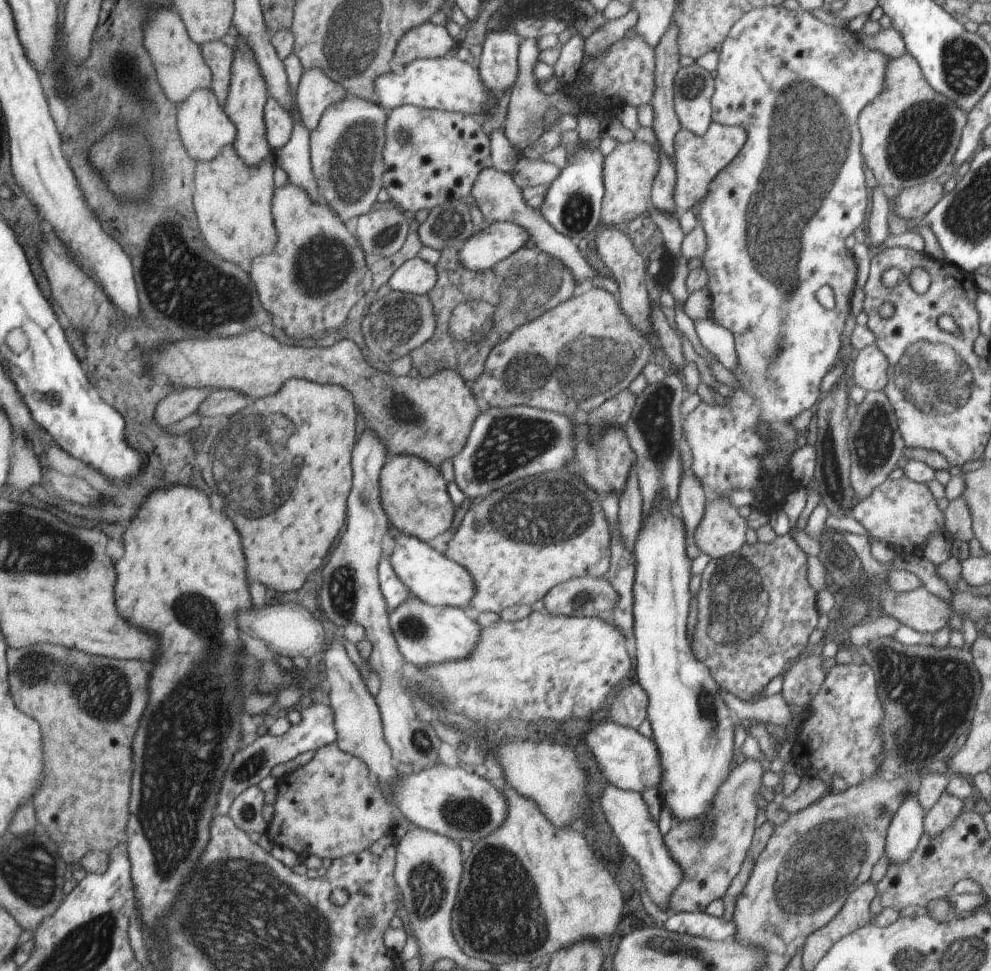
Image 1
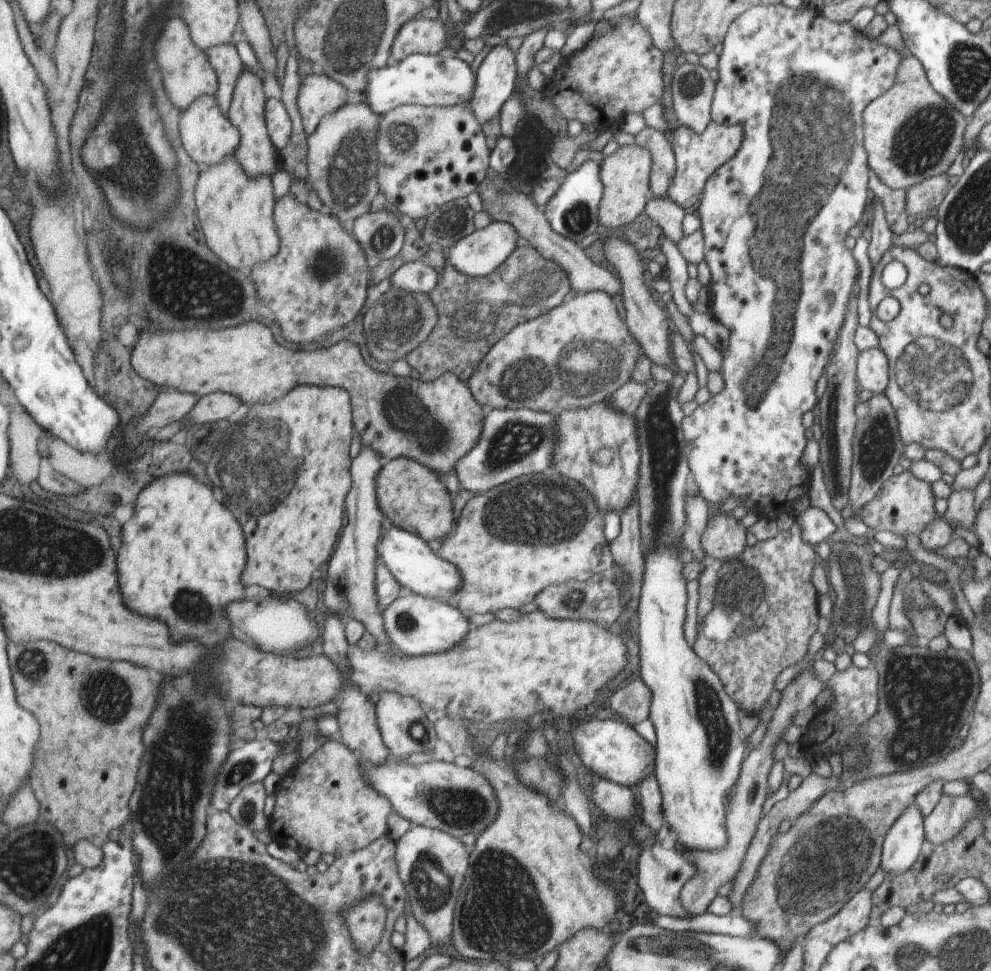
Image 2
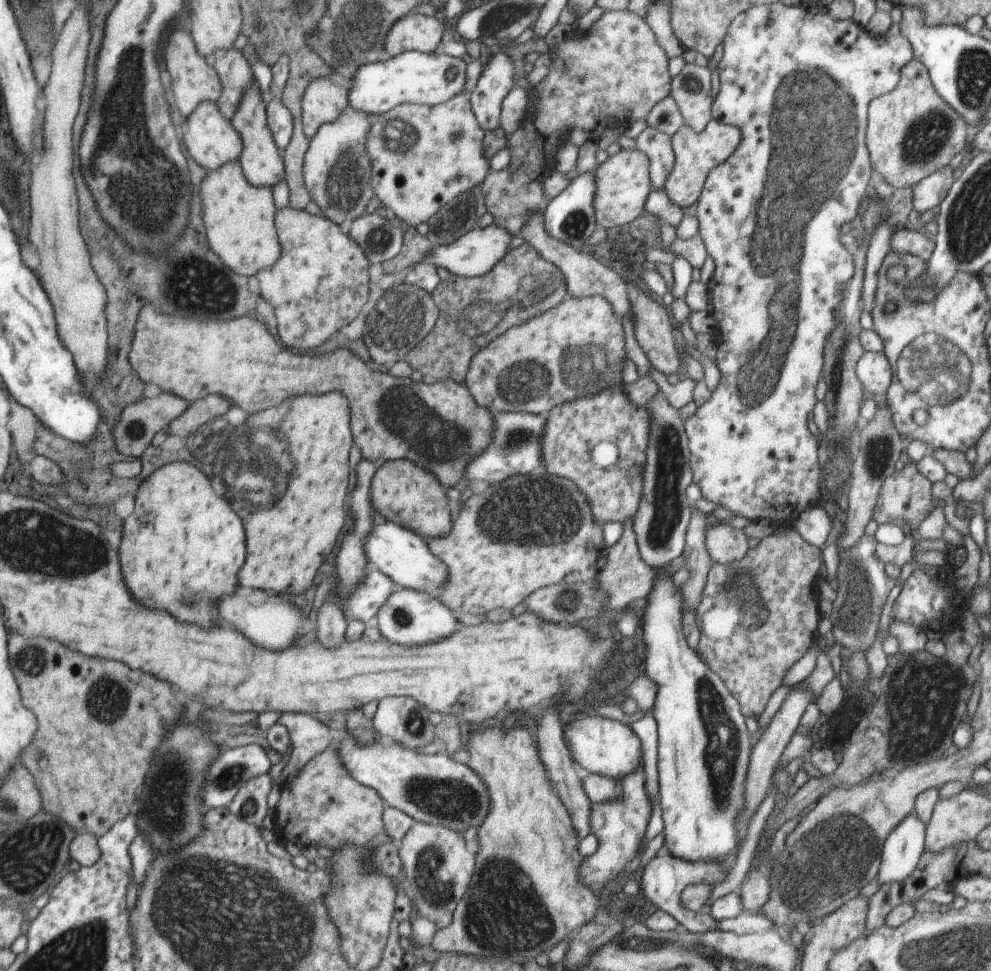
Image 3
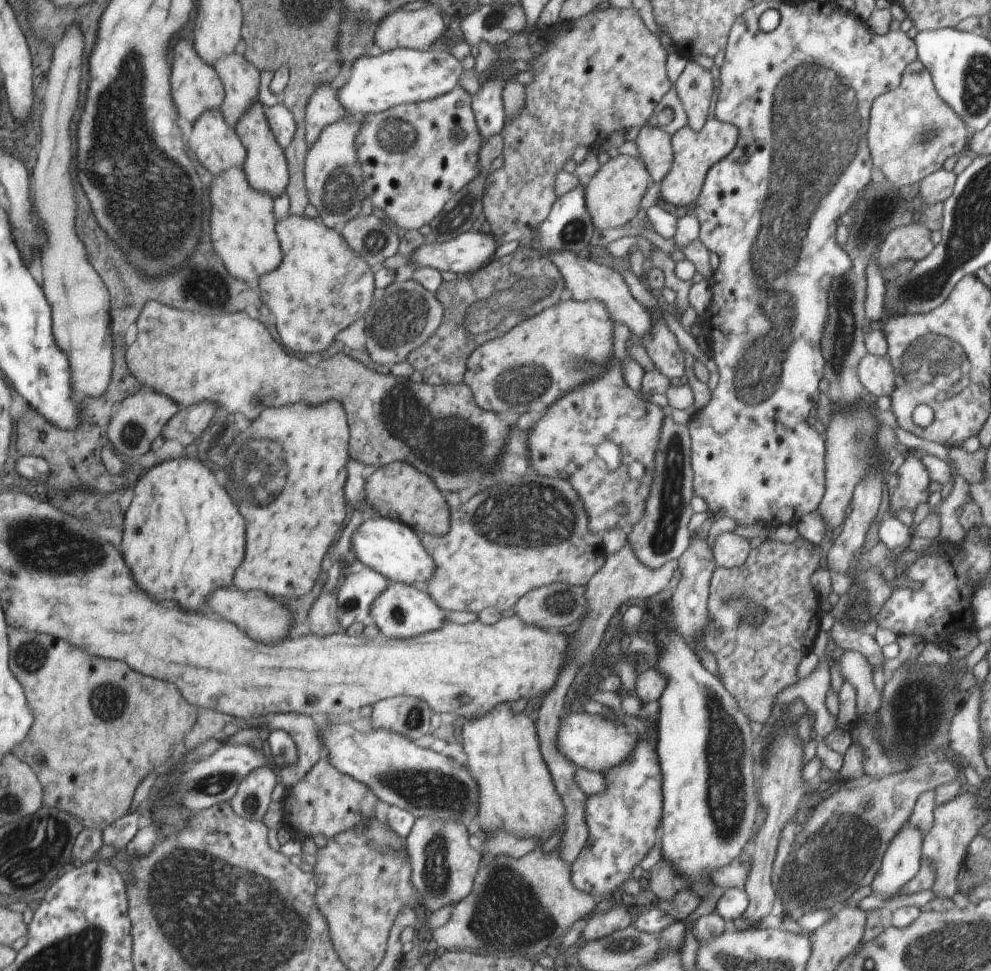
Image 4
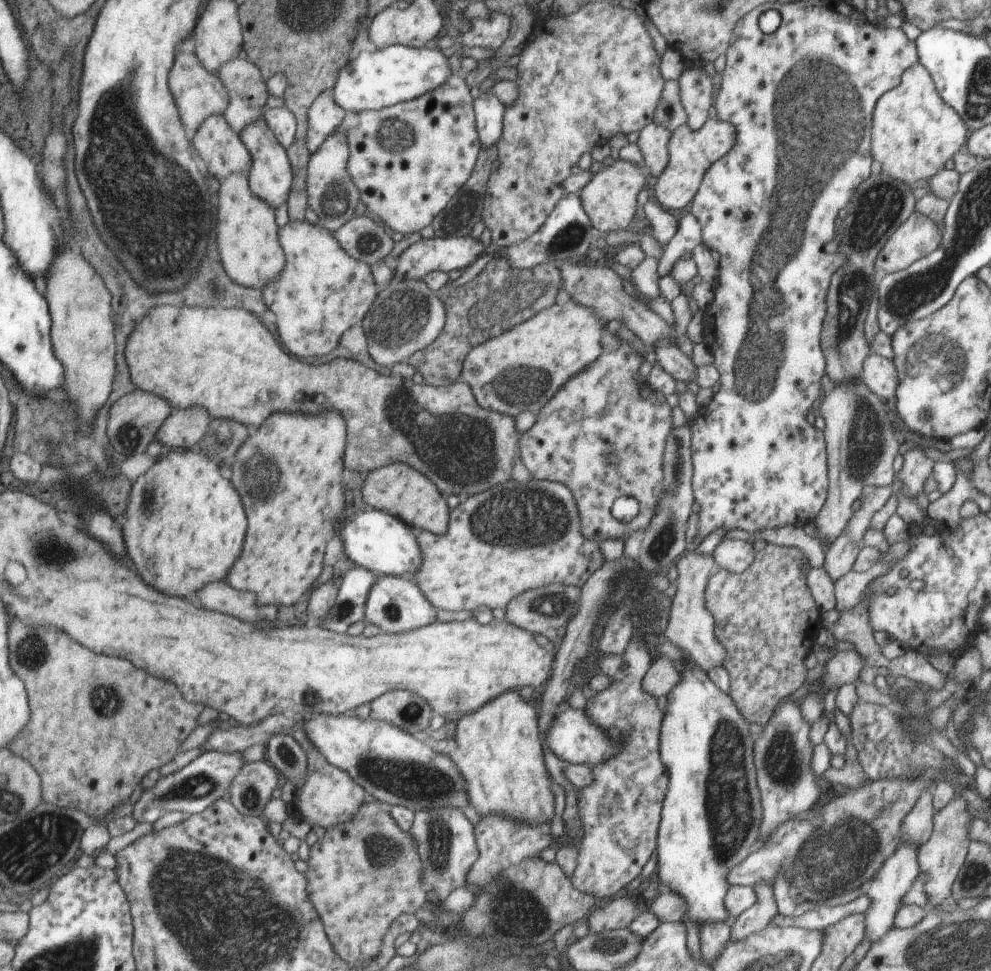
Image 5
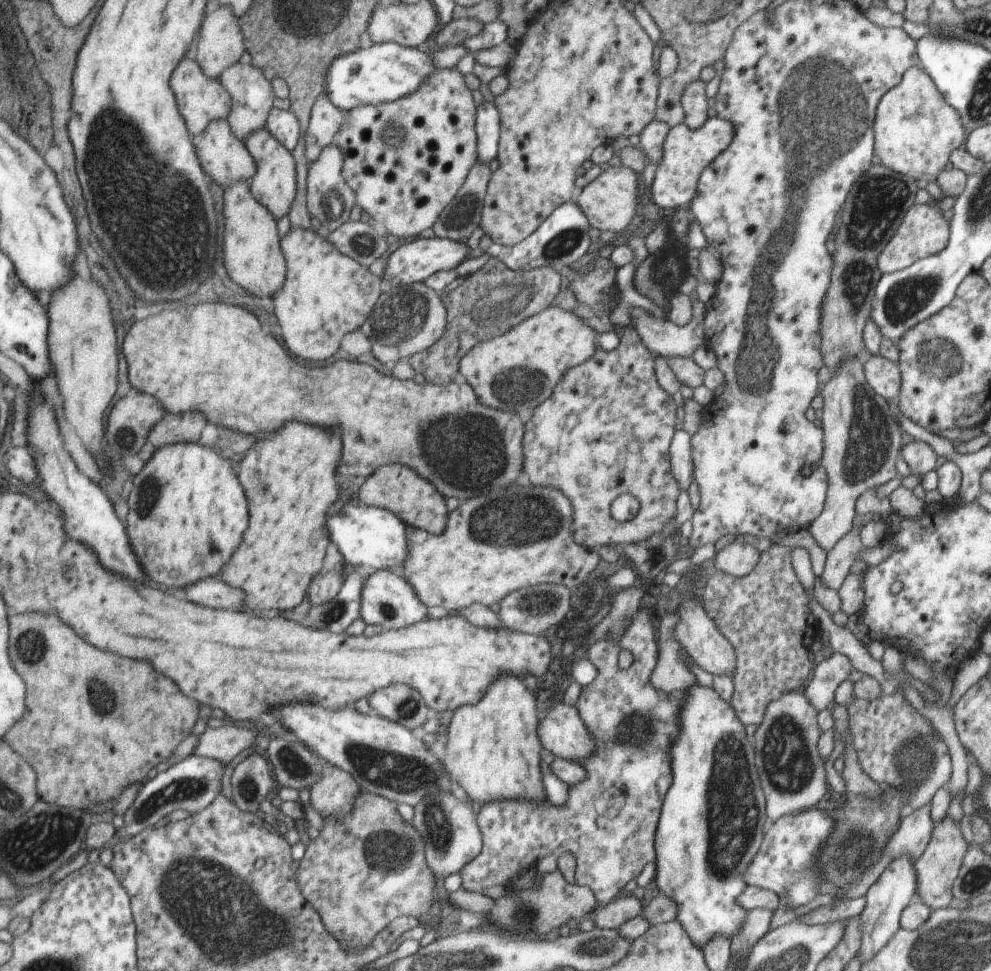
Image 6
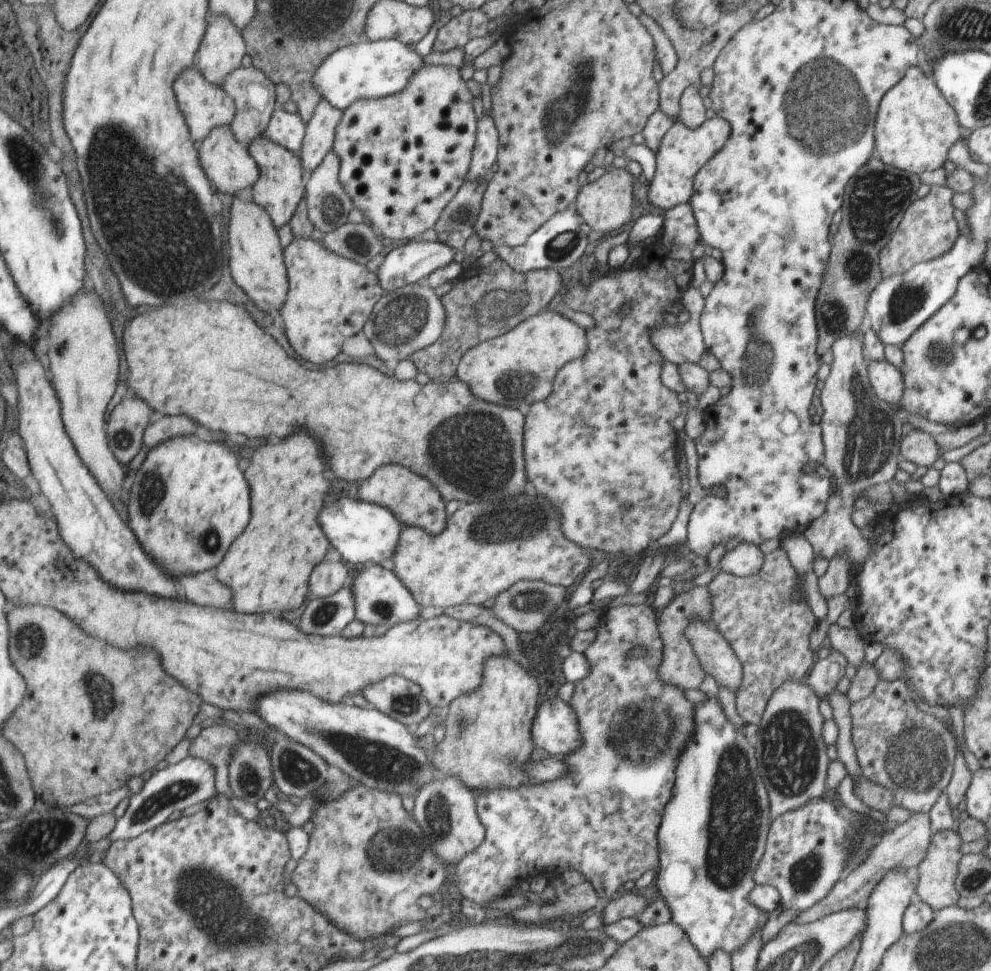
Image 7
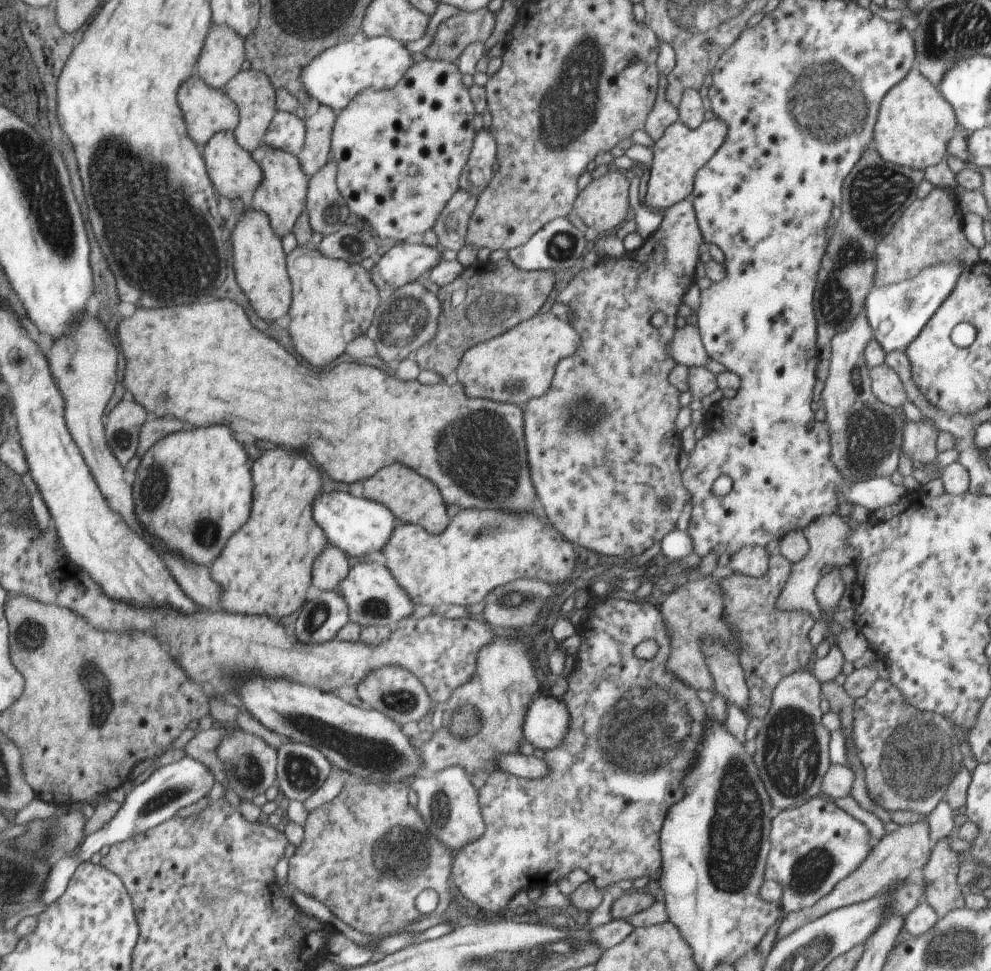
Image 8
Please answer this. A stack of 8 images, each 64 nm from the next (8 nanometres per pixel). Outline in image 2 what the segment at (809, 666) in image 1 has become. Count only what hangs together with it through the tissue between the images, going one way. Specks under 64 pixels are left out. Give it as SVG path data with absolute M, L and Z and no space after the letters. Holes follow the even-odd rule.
M811 667L810 670L796 674L796 678L792 682L788 682L786 688L781 691L782 696L779 705L775 708L775 713L767 726L762 742L758 744L757 748L750 751L748 760L744 762L744 768L741 769L741 776L737 778L733 790L730 790L730 804L726 818L729 833L728 844L720 850L708 850L708 852L706 850L694 850L694 848L688 850L684 846L679 849L680 854L696 866L696 874L688 880L680 892L680 904L687 909L689 914L707 912L708 905L718 896L719 888L730 882L740 870L743 858L761 819L766 793L769 792L768 774L770 774L770 769L774 764L774 748L782 740L786 730L792 726L794 716L804 708L814 704L814 700L822 692L823 686L822 680L816 676L816 670Z

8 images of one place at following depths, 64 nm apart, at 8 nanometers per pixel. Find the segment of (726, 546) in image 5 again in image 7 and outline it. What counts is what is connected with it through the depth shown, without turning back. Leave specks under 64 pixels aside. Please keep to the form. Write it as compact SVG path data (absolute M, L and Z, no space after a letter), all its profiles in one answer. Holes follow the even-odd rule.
M742 543L725 553L719 566L723 573L748 577L757 574L764 565L765 555L756 545Z

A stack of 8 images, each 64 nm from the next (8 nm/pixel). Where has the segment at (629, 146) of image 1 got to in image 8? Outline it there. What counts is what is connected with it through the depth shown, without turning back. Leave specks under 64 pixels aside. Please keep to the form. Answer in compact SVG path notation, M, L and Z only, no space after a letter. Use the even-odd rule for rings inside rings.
M609 171L582 190L574 212L599 234L610 232L628 216L628 186L622 172Z

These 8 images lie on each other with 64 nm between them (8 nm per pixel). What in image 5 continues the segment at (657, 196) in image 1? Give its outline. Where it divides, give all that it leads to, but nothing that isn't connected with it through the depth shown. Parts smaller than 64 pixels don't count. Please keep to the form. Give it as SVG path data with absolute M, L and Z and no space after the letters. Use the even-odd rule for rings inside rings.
M654 122L645 126L638 132L637 145L644 157L644 164L650 170L652 180L662 176L664 168L670 162L670 152L668 152L668 141L671 132Z

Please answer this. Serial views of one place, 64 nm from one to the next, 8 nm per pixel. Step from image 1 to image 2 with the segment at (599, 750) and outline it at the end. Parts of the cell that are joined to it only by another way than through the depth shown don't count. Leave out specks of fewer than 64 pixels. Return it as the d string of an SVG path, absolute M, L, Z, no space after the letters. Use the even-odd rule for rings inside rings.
M601 715L598 719L584 721L580 724L578 734L576 730L572 732L572 738L576 740L582 764L610 782L636 789L646 778L650 778L650 774L655 773L657 752L654 751L654 746L641 738L634 727L618 719Z

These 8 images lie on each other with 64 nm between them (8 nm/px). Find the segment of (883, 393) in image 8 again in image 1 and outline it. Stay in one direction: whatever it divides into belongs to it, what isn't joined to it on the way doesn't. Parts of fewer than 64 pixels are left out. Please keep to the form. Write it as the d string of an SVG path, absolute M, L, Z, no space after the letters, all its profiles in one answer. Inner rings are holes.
M876 344L853 355L852 380L867 392L885 391L889 385L889 362Z

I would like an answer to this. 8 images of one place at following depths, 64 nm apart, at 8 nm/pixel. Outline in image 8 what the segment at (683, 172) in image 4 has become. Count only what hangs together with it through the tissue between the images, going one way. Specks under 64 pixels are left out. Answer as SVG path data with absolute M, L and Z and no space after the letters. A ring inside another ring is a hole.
M718 119L706 120L696 129L685 126L681 121L666 128L664 135L653 144L654 161L650 168L648 192L645 203L655 211L666 211L678 202L686 200L692 193L698 170L701 170L724 144L726 139L726 124Z

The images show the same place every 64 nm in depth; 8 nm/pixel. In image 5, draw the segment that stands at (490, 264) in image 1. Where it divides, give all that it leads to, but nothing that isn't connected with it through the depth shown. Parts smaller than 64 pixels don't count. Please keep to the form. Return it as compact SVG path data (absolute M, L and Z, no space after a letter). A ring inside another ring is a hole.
M466 236L466 238L438 238L422 239L413 243L398 256L398 265L395 268L393 280L421 280L432 271L450 272L450 270L466 270L486 252L491 246L485 246L480 238Z

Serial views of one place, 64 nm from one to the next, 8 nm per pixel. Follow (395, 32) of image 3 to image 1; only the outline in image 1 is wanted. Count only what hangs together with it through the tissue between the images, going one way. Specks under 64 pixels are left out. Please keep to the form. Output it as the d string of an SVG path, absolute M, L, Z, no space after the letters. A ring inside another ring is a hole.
M424 22L401 38L392 67L403 69L418 58L444 56L452 48L450 44L450 34L444 26Z

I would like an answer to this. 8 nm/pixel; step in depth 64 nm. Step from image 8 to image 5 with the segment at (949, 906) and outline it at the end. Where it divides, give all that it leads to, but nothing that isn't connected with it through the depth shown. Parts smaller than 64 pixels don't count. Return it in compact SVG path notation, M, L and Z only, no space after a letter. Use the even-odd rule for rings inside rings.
M958 796L952 799L942 810L933 816L933 830L930 838L919 847L918 862L920 871L928 876L922 889L928 896L928 907L940 906L952 894L952 885L959 873L961 864L965 861L969 844L968 824L974 820L968 810L968 802Z

